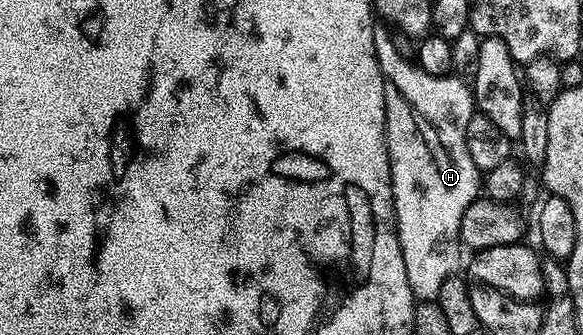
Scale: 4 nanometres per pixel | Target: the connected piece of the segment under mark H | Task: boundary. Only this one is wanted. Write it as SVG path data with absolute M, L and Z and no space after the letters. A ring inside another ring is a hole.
M376 27L373 42L385 84L387 153L391 163L391 189L395 199L395 233L399 236L405 270L409 274L409 286L416 301L435 302L439 298L441 282L460 271L461 218L468 206L481 196L481 173L473 158L469 158L469 146L465 142L469 118L476 115L477 109L472 89L466 79L454 74L425 74L418 63L402 60L393 50L391 35L386 27Z

